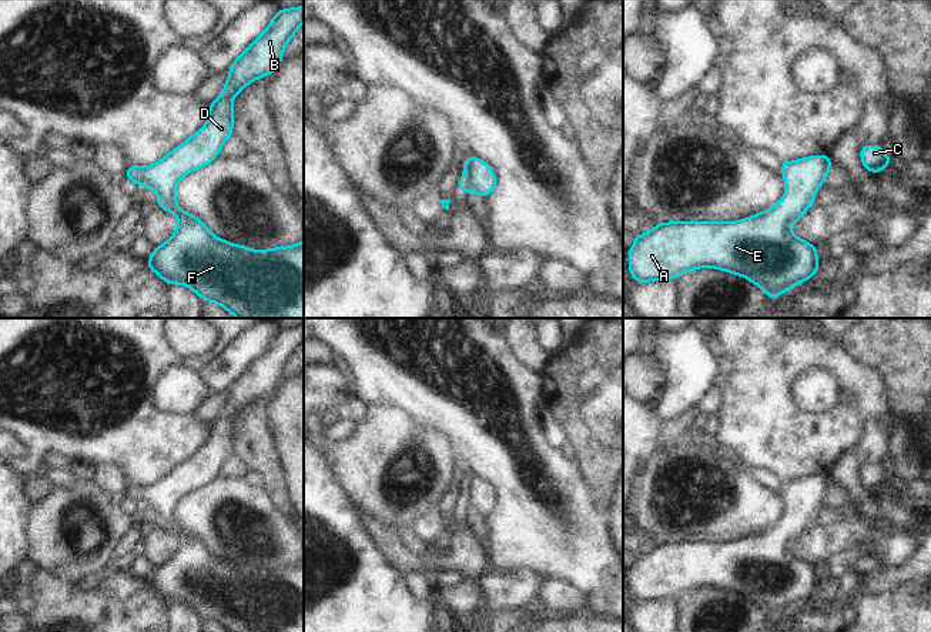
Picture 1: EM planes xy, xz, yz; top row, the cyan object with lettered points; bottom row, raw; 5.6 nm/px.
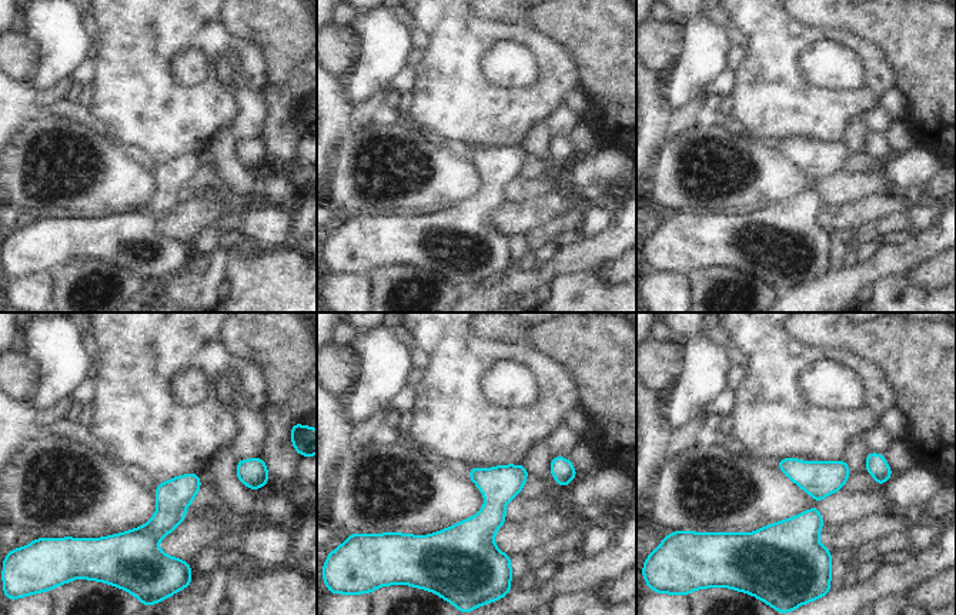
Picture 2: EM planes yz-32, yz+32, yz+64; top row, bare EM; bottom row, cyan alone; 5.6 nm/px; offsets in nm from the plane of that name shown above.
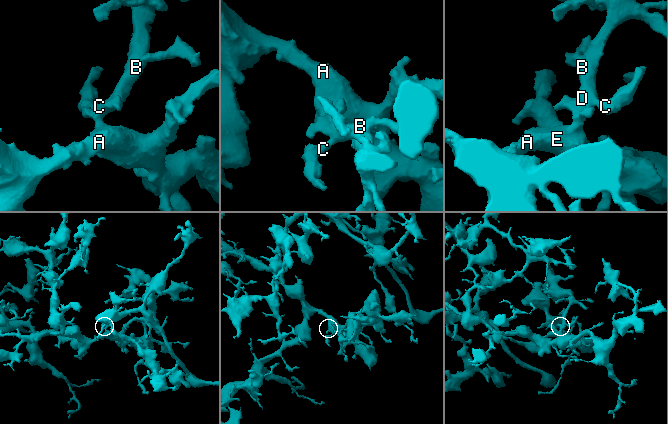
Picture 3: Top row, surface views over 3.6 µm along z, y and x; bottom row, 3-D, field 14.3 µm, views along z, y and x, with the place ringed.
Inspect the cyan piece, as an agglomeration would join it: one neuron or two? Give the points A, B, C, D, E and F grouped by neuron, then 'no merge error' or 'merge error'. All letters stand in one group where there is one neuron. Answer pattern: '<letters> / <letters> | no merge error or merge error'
A B C D E F | no merge error

